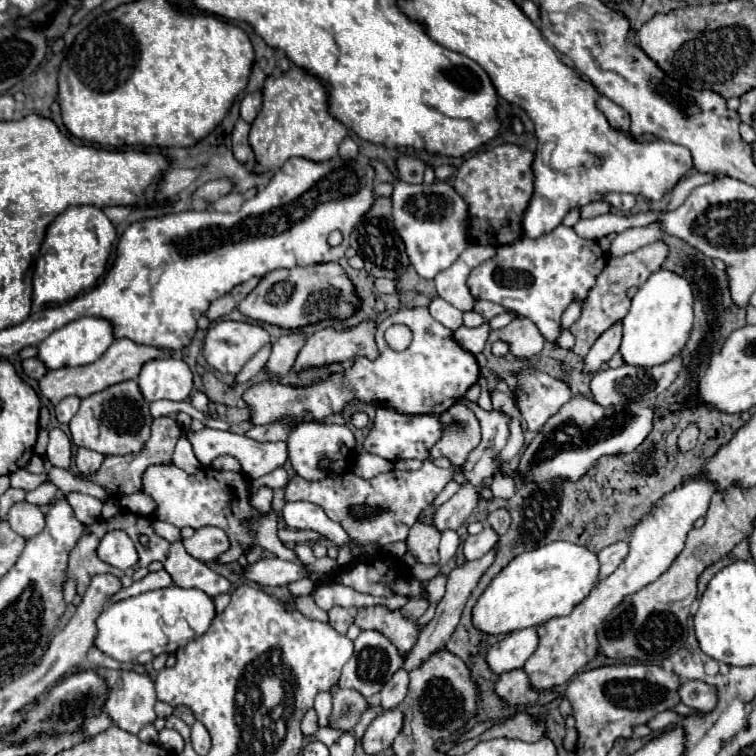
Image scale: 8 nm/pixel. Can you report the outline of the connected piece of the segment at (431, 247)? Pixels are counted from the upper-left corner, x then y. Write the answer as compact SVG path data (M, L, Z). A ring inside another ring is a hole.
M395 182L393 190L393 218L399 236L405 242L409 260L419 276L435 278L441 270L447 270L461 252L469 246L467 240L467 202L447 182L433 184L403 184Z

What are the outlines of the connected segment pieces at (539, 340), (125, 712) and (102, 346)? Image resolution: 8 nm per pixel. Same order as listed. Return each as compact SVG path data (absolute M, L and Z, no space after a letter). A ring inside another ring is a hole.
M517 318L509 326L493 330L489 342L503 340L509 344L509 352L519 360L529 360L543 350L545 338L529 318Z
M105 670L105 676L107 680L107 688L111 688L111 696L107 696L107 704L105 704L105 712L113 718L113 722L123 728L125 732L131 732L131 734L139 734L139 730L147 724L153 724L157 720L155 716L155 702L157 702L157 696L155 696L155 684L153 680L149 678L149 674L141 674L141 672L135 672L135 670Z
M83 316L79 320L73 320L65 324L63 328L55 330L49 334L41 344L39 344L39 358L45 362L49 370L57 370L63 366L83 366L95 362L115 340L113 334L113 324L105 318L95 318L95 316Z

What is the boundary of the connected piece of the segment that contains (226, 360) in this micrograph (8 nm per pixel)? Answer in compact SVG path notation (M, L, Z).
M219 320L205 334L203 356L215 370L235 376L265 344L269 344L269 334L261 326Z

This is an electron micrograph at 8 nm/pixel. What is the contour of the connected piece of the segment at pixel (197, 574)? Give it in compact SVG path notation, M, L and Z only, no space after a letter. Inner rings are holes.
M181 542L171 544L171 554L167 556L165 570L171 574L171 578L177 586L199 588L205 594L209 594L211 598L215 598L217 594L229 592L229 588L231 588L231 582L227 578L213 572L205 562L189 556Z

